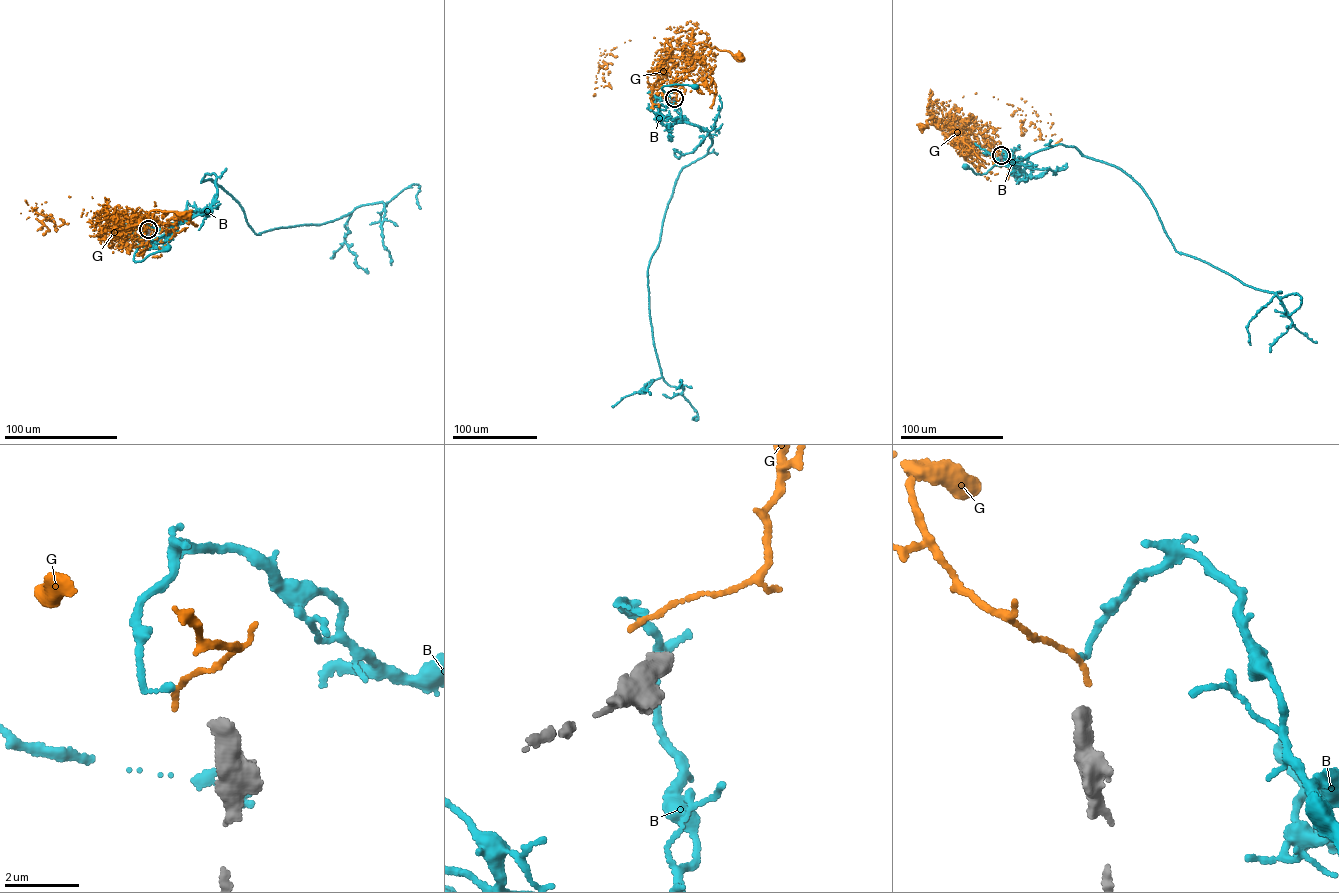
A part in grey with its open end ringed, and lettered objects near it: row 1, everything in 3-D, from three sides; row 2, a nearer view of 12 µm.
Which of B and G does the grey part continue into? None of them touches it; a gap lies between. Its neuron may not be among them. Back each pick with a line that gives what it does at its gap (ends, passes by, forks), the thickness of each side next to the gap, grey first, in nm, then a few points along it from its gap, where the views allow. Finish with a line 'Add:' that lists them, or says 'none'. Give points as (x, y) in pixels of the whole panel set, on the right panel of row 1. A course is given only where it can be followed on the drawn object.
Add: none

